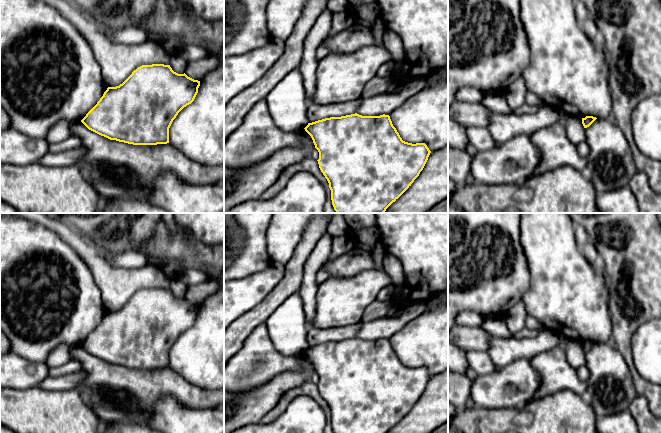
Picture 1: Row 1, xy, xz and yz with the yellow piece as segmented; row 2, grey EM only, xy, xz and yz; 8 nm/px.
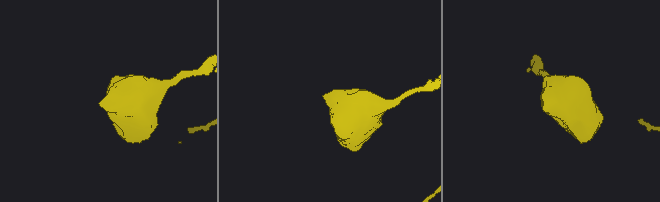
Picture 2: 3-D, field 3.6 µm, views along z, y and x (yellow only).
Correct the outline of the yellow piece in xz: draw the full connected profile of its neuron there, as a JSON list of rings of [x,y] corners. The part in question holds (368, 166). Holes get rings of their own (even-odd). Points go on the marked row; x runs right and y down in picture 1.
[[[385,114],[330,117],[308,123],[304,129],[319,152],[319,168],[329,183],[332,205],[337,213],[384,213],[419,176],[431,153],[425,143],[403,141],[390,116]]]

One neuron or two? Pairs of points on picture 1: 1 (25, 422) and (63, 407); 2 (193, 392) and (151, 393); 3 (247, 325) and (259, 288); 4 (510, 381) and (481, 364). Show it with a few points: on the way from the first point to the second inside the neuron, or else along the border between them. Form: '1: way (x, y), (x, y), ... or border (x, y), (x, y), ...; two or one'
1: way (34, 419), (51, 419), (54, 416); one
2: way (183, 391), (161, 390); one
3: border (270, 291), (260, 302), (241, 314), (234, 321); two
4: border (496, 369), (488, 374), (478, 375); two

